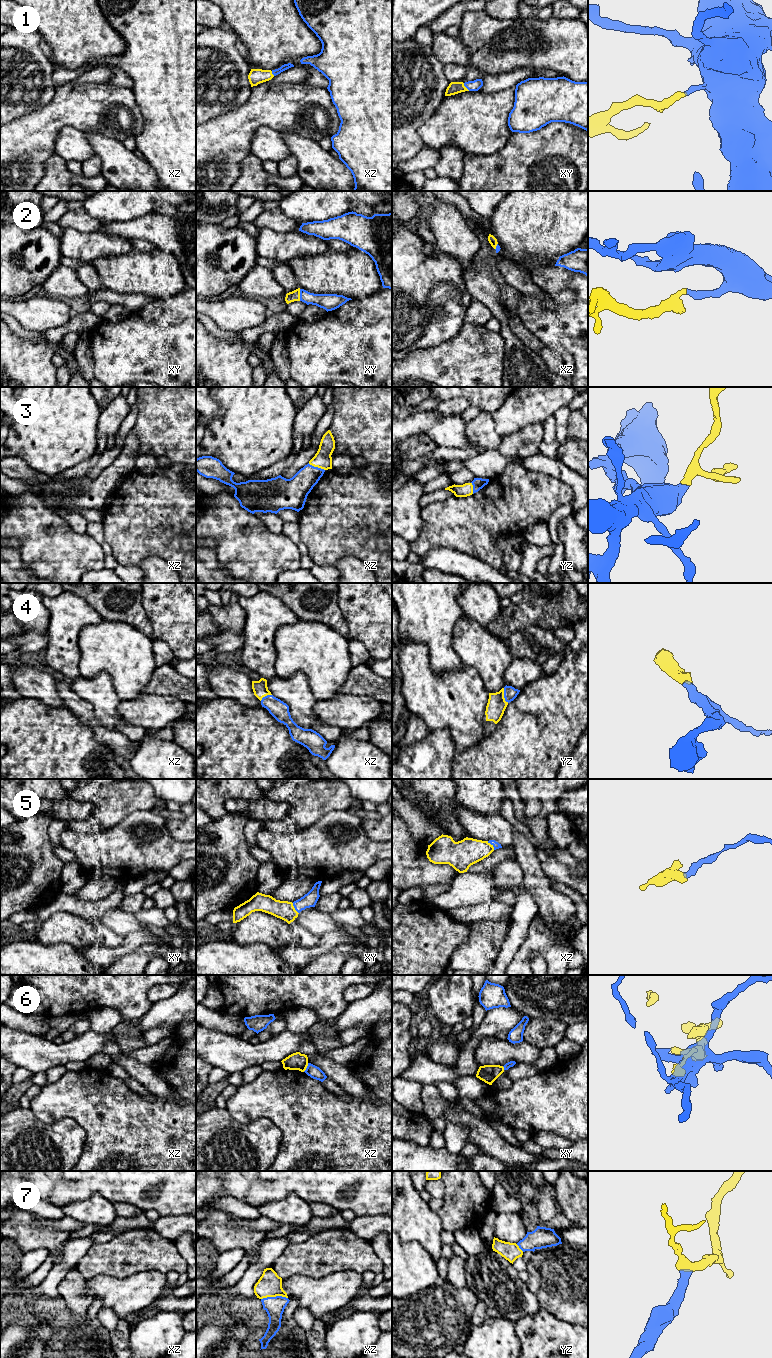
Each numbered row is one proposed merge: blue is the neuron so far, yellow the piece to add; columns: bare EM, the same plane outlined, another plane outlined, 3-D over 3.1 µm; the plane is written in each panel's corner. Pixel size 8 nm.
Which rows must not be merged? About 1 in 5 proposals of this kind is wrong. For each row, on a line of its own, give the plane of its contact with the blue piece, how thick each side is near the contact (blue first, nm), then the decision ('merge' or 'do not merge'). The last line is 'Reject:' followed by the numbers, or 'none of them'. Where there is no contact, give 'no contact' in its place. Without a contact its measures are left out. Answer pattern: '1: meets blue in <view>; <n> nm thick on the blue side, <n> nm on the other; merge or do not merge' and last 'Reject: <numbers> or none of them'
1: meets blue in xy; 90 nm thick on the blue side, 100 nm on the other; merge
2: meets blue in xy; 140 nm thick on the blue side, 80 nm on the other; merge
3: meets blue in xz; 220 nm thick on the blue side, 140 nm on the other; merge
4: meets blue in yz; 110 nm thick on the blue side, 150 nm on the other; merge
5: meets blue in xz; 60 nm thick on the blue side, 220 nm on the other; merge
6: meets blue in xz; 100 nm thick on the blue side, 140 nm on the other; do not merge
7: meets blue in xz; 160 nm thick on the blue side, 190 nm on the other; merge
Reject: 6

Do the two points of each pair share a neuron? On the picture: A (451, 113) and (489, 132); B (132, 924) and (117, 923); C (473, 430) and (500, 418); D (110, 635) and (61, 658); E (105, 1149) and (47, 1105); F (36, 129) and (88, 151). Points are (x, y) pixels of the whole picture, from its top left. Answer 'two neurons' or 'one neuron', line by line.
A: one neuron
B: one neuron
C: one neuron
D: two neurons
E: one neuron
F: two neurons

